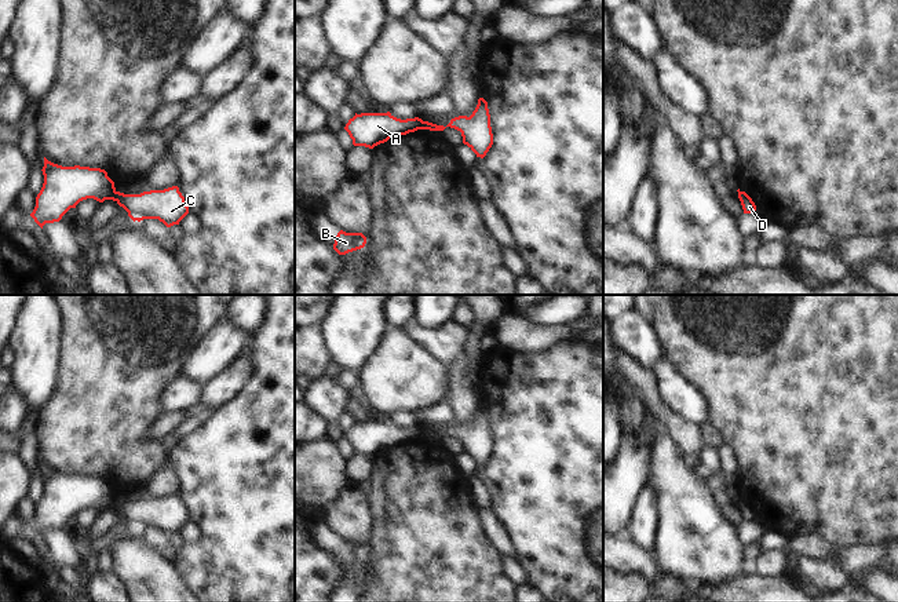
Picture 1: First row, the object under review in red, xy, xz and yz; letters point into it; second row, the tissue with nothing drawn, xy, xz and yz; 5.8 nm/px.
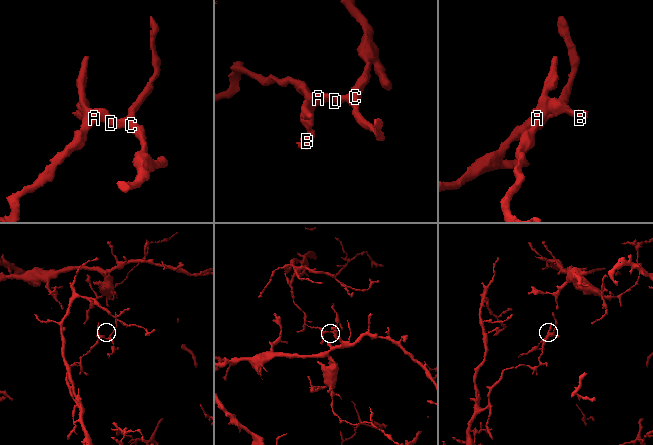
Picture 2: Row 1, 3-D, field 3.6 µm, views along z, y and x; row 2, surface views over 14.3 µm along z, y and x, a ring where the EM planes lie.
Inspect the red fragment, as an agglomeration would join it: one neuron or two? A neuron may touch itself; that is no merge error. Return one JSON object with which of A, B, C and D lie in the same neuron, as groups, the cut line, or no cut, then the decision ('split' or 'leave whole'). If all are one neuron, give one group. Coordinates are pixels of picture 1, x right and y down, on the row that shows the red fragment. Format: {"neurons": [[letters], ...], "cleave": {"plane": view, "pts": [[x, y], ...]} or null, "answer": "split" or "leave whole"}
{"neurons": [["A", "B"], ["C", "D"]], "cleave": {"plane": "xy", "pts": [[116, 192], [108, 199]]}, "answer": "split"}

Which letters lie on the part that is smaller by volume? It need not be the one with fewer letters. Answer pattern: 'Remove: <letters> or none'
Remove: C, D

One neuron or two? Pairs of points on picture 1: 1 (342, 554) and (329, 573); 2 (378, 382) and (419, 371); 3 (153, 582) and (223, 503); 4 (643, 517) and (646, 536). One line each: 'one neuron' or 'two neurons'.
1: two neurons
2: one neuron
3: two neurons
4: one neuron

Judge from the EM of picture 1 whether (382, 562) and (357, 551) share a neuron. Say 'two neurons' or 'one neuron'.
two neurons

